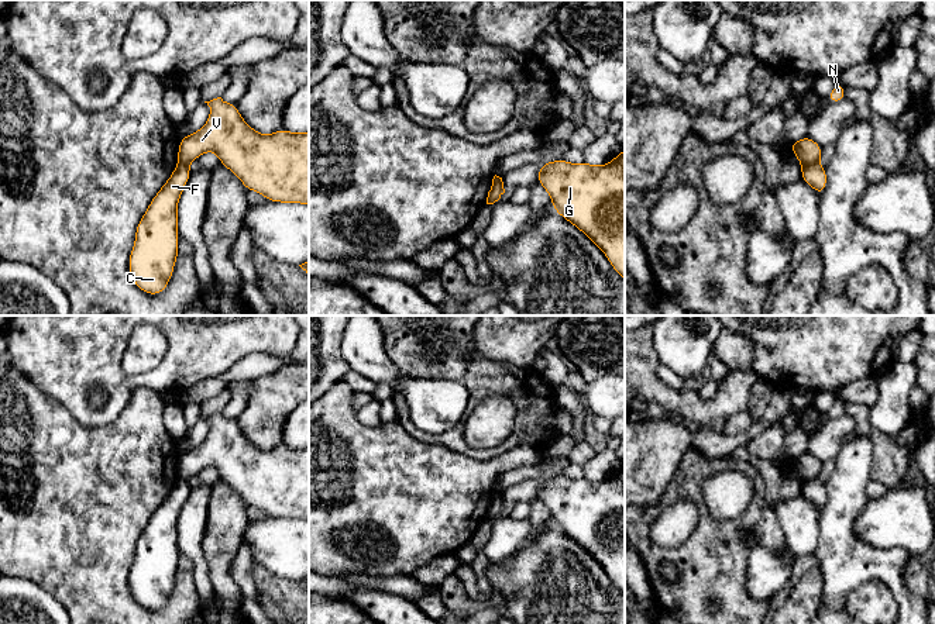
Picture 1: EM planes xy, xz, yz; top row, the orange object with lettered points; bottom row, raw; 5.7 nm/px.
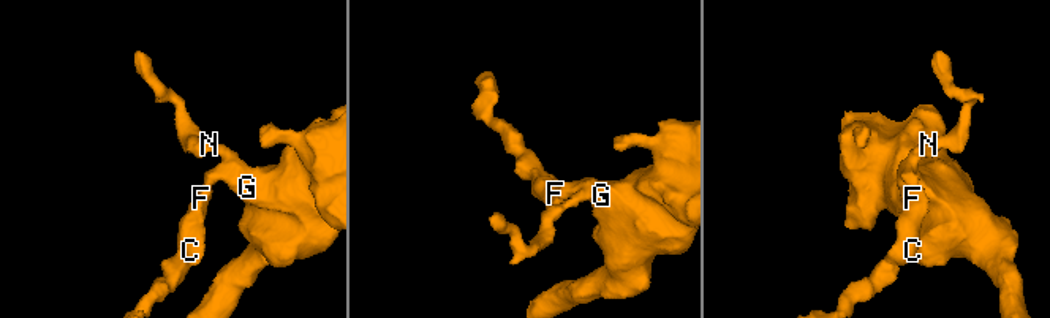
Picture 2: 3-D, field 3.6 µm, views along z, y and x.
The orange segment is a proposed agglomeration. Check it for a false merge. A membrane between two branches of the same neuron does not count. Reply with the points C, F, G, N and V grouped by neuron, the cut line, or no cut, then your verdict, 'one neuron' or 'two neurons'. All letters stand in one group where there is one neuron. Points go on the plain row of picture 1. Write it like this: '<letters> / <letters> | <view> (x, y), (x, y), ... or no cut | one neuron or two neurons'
C F / G N V | yz (817, 476), (803, 481) | two neurons

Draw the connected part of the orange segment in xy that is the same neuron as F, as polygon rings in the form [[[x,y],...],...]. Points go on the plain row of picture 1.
[[[178,478],[135,544],[128,583],[135,601],[147,610],[161,610],[172,593],[179,572],[176,525],[190,492],[188,480]]]

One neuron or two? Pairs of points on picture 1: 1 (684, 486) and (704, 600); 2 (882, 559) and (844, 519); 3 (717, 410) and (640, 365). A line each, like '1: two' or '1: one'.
1: one
2: one
3: one

